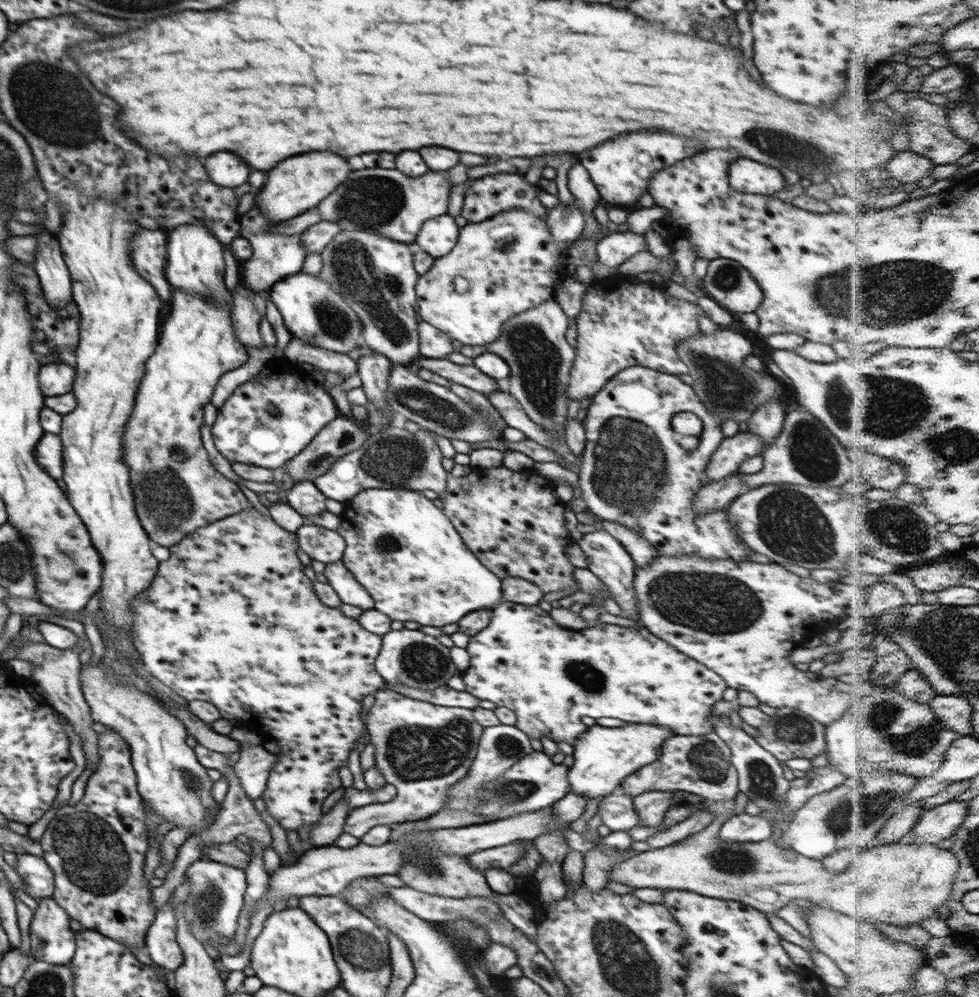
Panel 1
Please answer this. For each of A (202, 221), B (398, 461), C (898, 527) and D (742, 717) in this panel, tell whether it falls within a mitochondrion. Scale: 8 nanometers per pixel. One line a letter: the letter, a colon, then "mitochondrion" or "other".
A: other
B: mitochondrion
C: mitochondrion
D: other

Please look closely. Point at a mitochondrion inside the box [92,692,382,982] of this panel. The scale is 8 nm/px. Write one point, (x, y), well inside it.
(207, 905)

